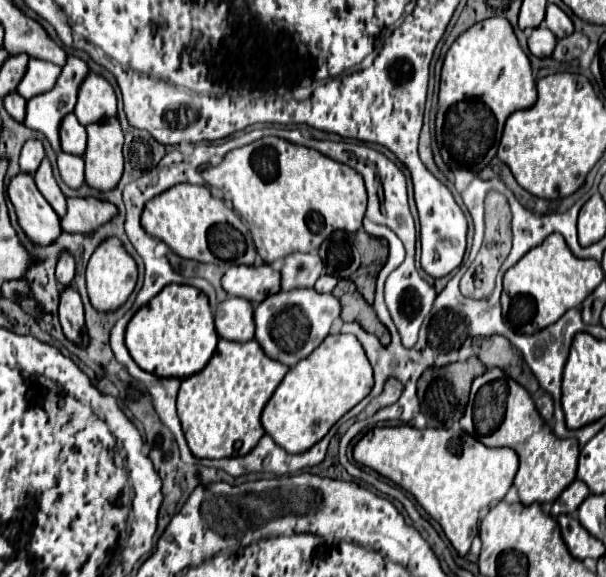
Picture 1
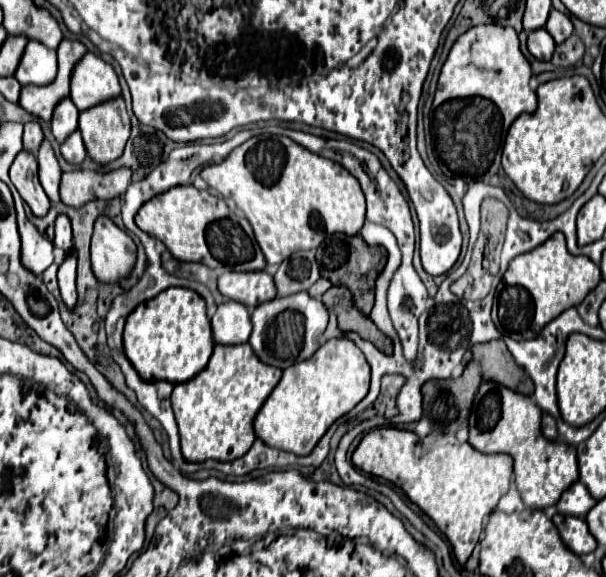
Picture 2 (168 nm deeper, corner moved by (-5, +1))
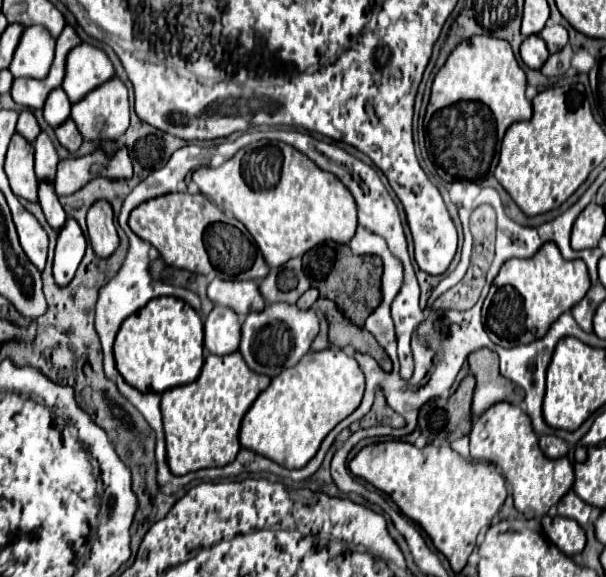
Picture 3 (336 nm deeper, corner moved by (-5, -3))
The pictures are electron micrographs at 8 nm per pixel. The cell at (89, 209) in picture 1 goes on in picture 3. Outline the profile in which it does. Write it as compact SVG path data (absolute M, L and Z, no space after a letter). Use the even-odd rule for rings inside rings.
M118 149L112 157L106 157L104 151L94 151L90 155L78 159L62 159L58 163L58 173L54 179L58 197L78 191L94 177L120 179L132 175L132 161L128 157L128 149Z

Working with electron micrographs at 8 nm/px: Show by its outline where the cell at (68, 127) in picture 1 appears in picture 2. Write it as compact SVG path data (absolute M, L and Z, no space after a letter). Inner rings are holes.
M64 99L64 103L56 107L50 127L58 143L64 143L78 129L78 117L80 117L80 111L76 109L76 105L70 99Z

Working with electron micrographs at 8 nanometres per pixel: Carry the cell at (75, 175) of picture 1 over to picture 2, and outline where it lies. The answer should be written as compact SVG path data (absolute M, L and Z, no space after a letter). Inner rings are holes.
M76 131L72 133L64 143L62 143L62 157L68 161L68 163L76 163L80 165L84 159L86 159L86 149L84 149L84 143L82 143L82 135Z

